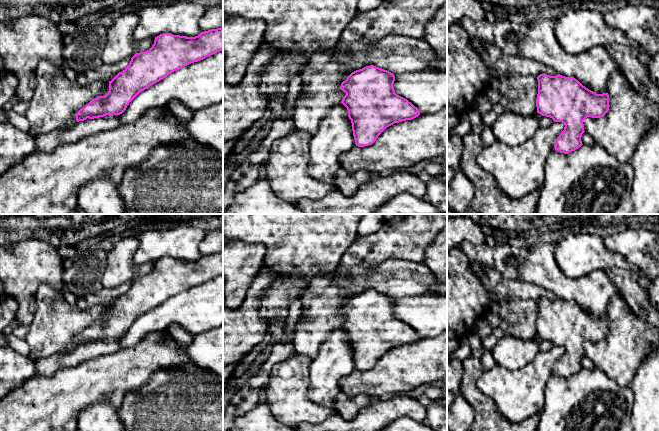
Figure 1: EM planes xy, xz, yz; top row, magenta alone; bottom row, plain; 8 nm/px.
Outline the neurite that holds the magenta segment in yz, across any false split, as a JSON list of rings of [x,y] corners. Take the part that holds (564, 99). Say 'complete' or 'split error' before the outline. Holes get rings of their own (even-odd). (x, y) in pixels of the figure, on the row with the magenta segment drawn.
complete; [[[540,74],[537,80],[537,112],[565,125],[555,141],[555,150],[564,154],[575,151],[583,145],[583,121],[587,117],[603,117],[608,112],[608,93],[596,94],[574,77],[560,74]]]

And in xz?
complete; [[[370,65],[352,72],[341,83],[340,89],[346,93],[341,103],[348,110],[356,146],[369,146],[387,127],[402,121],[412,120],[420,115],[417,107],[395,93],[394,81],[393,73]]]

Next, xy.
complete; [[[223,27],[201,32],[195,37],[173,35],[171,33],[160,34],[155,37],[154,44],[149,50],[136,53],[131,58],[129,65],[109,81],[109,91],[105,96],[96,97],[77,112],[76,121],[113,114],[120,115],[140,92],[164,79],[172,72],[222,50]]]

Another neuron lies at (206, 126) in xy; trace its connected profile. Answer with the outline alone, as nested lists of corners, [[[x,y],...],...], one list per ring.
[[[223,101],[193,111],[187,130],[197,143],[223,153]]]

